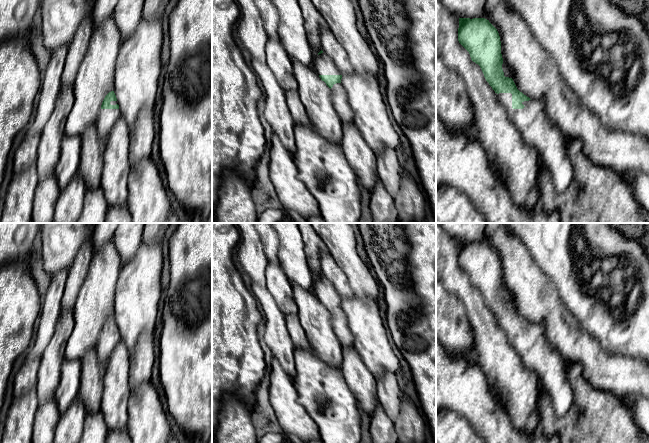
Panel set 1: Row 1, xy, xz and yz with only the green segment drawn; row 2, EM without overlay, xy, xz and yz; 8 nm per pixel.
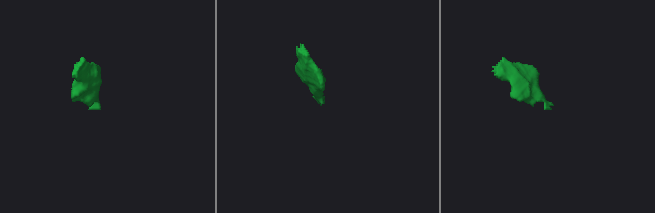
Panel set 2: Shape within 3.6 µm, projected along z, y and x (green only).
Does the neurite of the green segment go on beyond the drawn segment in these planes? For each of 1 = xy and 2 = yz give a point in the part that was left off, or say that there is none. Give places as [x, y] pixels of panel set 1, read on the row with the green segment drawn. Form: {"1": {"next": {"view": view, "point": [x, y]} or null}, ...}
{"1": {"next": {"view": "xy", "point": [106, 119]}}, "2": {"next": {"view": "yz", "point": [532, 121]}}}

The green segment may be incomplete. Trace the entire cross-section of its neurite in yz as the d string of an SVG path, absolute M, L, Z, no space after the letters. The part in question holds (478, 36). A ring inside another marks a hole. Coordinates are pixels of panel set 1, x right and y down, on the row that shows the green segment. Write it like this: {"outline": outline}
{"outline": "M459 18L458 41L469 52L471 60L480 66L486 81L497 94L497 99L505 108L509 119L522 133L524 142L538 149L543 164L551 173L556 191L567 190L574 180L574 169L566 155L566 146L570 140L548 120L542 101L531 100L517 89L512 78L504 76L501 41L497 29L485 18Z"}

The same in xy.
{"outline": "M111 91L105 96L94 124L98 136L105 143L108 140L109 133L120 117L121 111L119 109L116 95L114 91Z"}

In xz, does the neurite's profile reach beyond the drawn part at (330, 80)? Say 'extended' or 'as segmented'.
extended

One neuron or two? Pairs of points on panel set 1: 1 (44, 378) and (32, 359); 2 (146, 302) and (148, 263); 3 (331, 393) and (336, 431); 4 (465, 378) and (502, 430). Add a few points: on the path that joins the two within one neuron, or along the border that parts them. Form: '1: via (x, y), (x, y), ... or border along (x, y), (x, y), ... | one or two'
1: border along (46, 347), (41, 358), (37, 383), (35, 385) | two
2: via (146, 292), (146, 273) | one
3: via (334, 402), (336, 422) | one
4: via (466, 391), (489, 417) | one

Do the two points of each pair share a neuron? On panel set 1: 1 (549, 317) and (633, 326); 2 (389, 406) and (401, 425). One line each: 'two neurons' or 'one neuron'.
1: two neurons
2: two neurons

